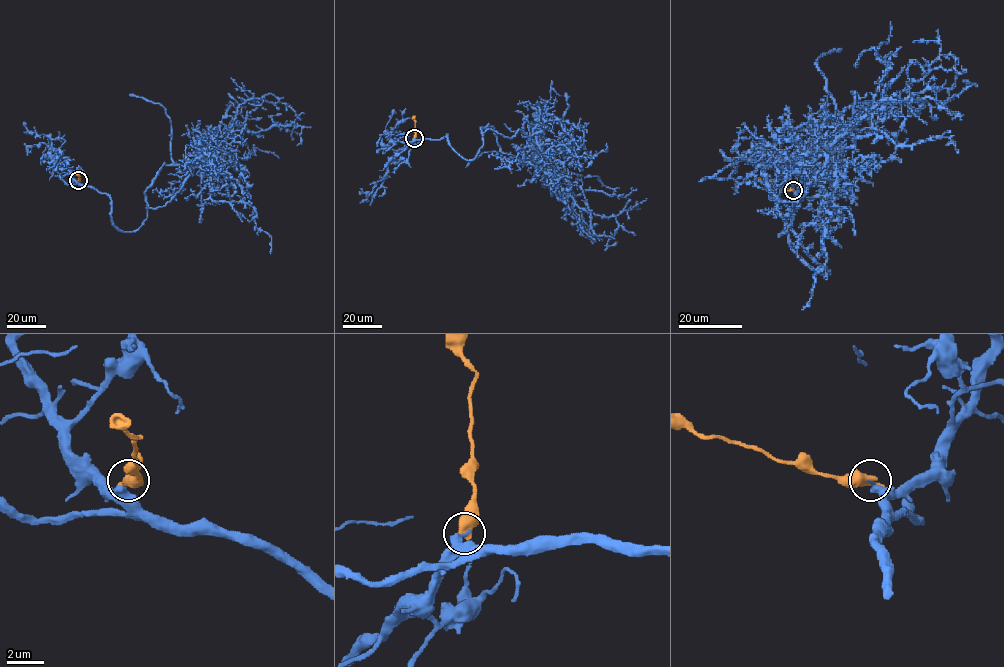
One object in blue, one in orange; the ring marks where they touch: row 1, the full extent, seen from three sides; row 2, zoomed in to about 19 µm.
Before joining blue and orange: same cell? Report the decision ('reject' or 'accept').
reject

